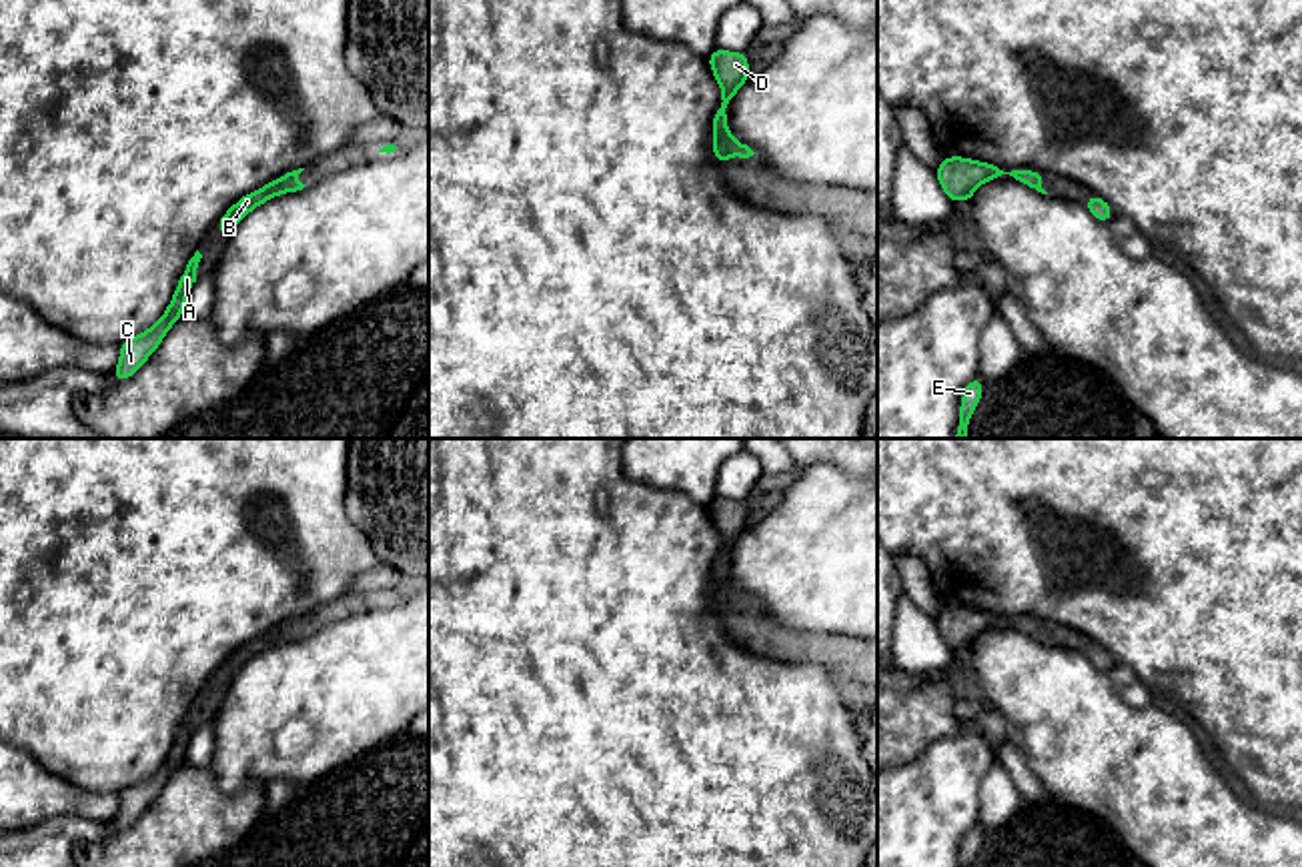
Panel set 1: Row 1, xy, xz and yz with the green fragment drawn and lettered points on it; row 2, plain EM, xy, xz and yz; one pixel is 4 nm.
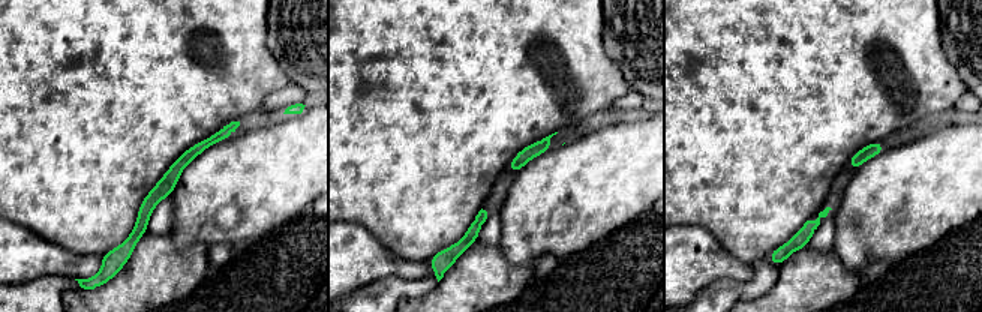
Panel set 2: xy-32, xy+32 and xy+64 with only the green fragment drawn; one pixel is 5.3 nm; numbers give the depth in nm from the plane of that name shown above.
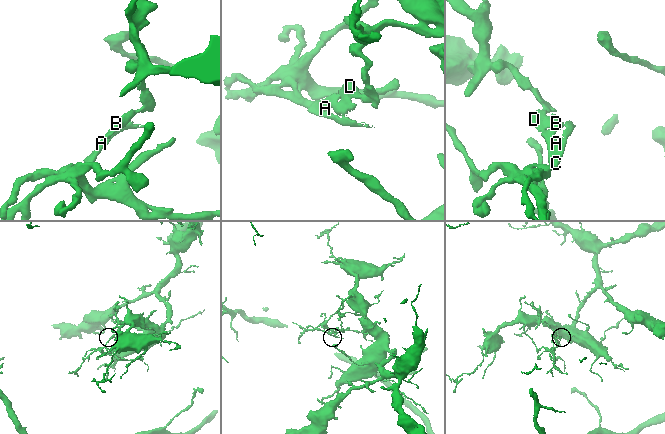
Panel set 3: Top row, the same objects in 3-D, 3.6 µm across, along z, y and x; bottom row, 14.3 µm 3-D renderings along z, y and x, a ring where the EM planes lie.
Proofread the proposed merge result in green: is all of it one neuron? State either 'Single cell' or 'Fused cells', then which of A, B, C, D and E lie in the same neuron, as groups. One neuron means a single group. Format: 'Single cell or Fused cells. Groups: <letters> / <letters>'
Single cell. Groups: A B C D E

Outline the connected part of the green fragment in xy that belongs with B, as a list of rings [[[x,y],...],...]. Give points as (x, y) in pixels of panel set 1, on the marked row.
[[[304,168],[286,172],[274,180],[270,180],[268,184],[240,196],[222,216],[220,220],[214,224],[216,234],[218,236],[230,236],[230,232],[234,230],[234,226],[254,208],[258,208],[260,204],[268,202],[270,198],[276,198],[280,194],[286,192],[296,192],[302,190],[306,184],[302,184],[298,180],[298,174]]]

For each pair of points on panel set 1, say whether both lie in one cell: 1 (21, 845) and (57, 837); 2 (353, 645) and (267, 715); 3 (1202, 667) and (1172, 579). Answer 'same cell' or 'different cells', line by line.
1: same cell
2: same cell
3: same cell

